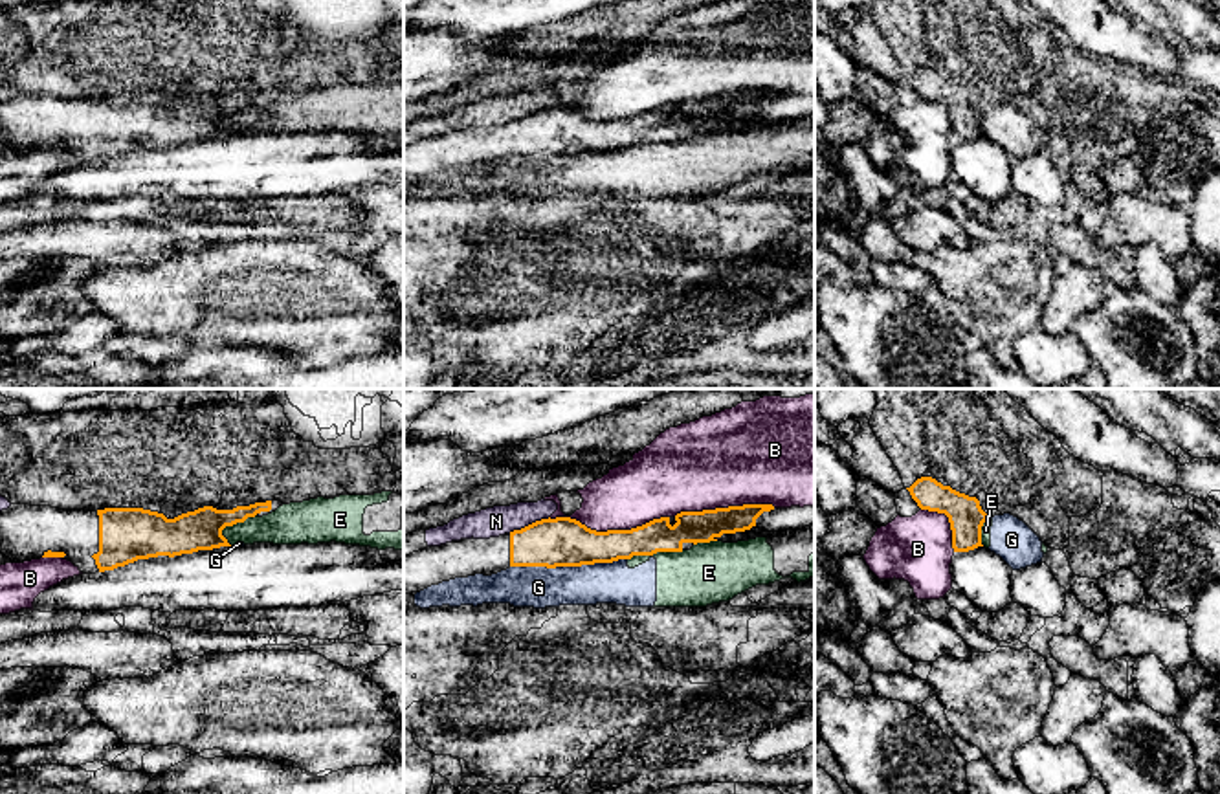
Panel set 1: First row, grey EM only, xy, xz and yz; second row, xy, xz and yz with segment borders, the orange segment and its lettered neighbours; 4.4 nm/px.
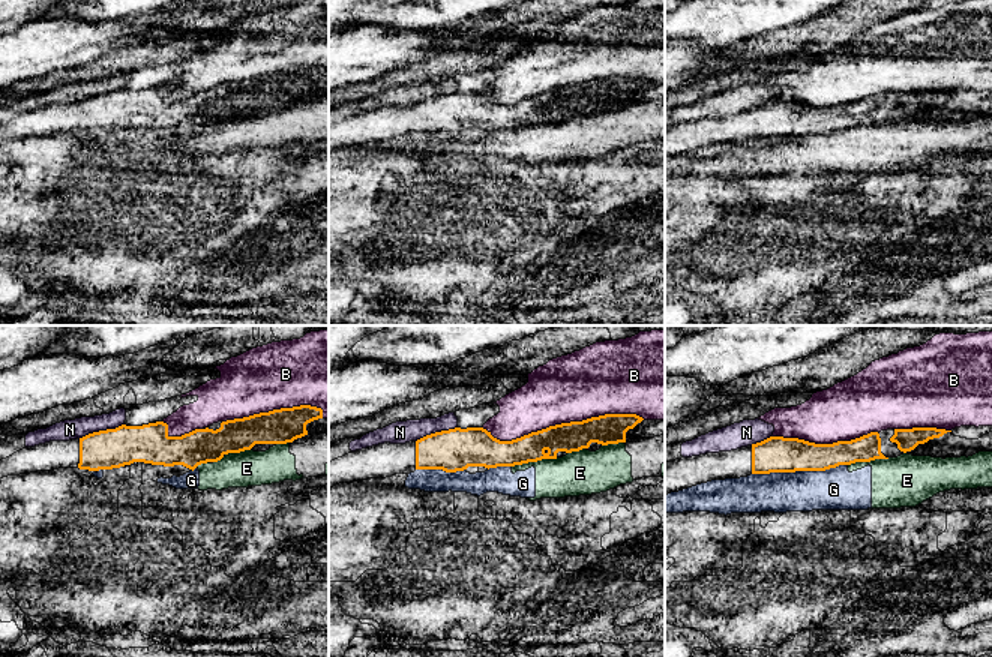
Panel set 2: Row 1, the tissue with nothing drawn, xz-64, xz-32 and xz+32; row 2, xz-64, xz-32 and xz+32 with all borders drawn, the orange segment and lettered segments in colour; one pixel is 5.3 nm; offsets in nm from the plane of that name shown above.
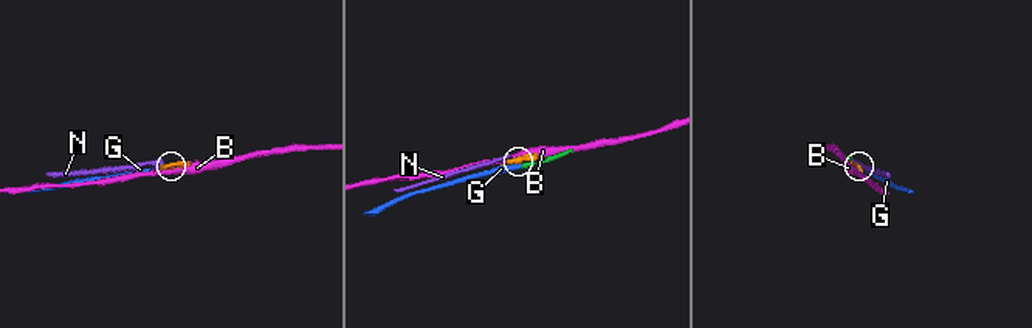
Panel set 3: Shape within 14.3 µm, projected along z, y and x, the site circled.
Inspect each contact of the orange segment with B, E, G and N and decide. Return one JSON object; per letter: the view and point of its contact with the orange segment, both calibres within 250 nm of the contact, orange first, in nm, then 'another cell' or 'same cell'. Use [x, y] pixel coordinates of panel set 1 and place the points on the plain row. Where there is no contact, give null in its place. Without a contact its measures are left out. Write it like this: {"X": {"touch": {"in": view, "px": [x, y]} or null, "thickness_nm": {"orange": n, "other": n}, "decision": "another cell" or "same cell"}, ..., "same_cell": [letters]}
{"B": {"touch": {"in": "xz", "px": [608, 120]}, "thickness_nm": {"orange": 220, "other": 280}, "decision": "another cell"}, "E": {"touch": {"in": "xz", "px": [655, 142]}, "thickness_nm": {"orange": 140, "other": 280}, "decision": "another cell"}, "G": {"touch": {"in": "xz", "px": [567, 154]}, "thickness_nm": {"orange": 220, "other": 180}, "decision": "another cell"}, "N": {"touch": {"in": "xz", "px": [529, 114]}, "thickness_nm": {"orange": 220, "other": 130}, "decision": "another cell"}, "same_cell": []}

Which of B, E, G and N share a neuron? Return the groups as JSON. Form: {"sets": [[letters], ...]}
{"sets": [["B"], ["E", "G"], ["N"]]}

